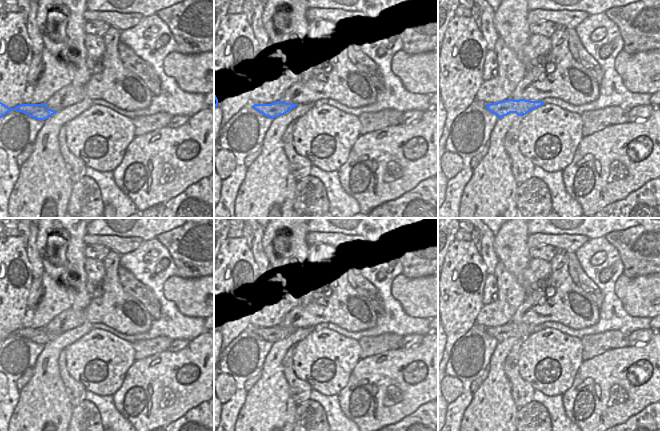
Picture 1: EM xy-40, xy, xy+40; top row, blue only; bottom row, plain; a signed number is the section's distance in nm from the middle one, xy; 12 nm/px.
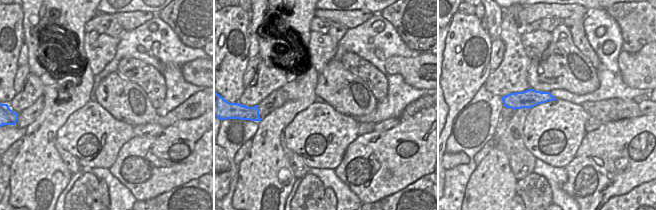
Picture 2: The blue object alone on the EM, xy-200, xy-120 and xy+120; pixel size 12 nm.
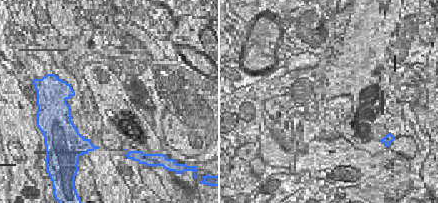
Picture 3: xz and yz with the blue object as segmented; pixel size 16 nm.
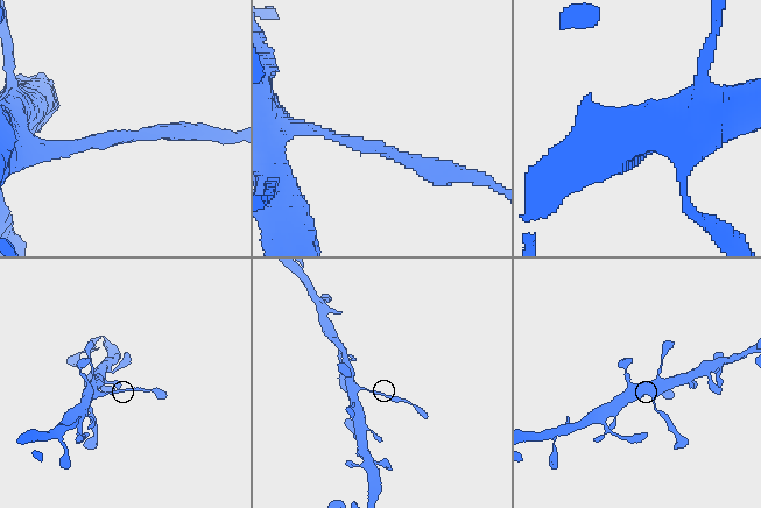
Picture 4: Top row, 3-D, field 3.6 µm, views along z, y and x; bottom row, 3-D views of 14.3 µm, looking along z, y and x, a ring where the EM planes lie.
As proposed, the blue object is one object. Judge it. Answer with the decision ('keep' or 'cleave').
cleave

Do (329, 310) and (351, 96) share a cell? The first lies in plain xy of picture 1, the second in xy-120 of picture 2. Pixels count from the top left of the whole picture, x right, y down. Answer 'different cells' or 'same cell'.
same cell

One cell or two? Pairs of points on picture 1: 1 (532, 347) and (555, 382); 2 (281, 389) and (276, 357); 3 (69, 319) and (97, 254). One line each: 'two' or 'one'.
1: one
2: one
3: two

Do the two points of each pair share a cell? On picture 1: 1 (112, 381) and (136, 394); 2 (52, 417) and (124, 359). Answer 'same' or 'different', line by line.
1: different
2: different

